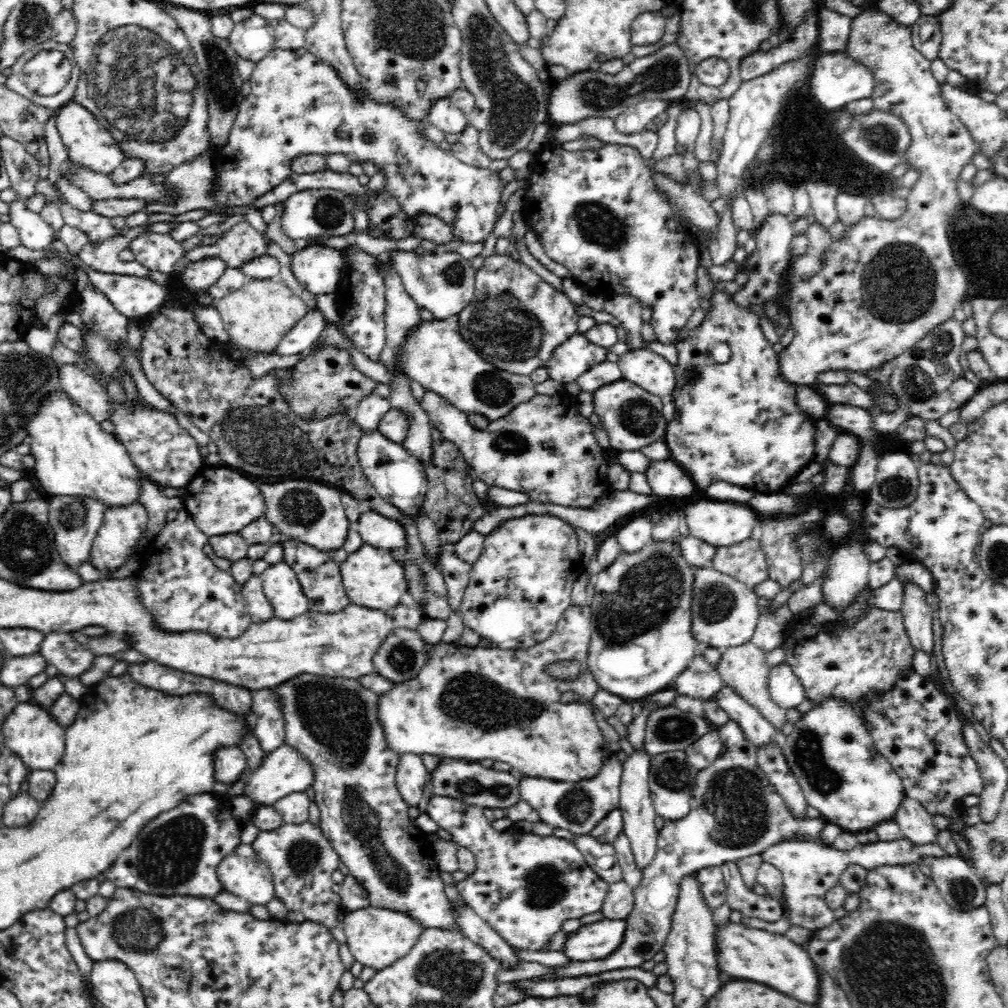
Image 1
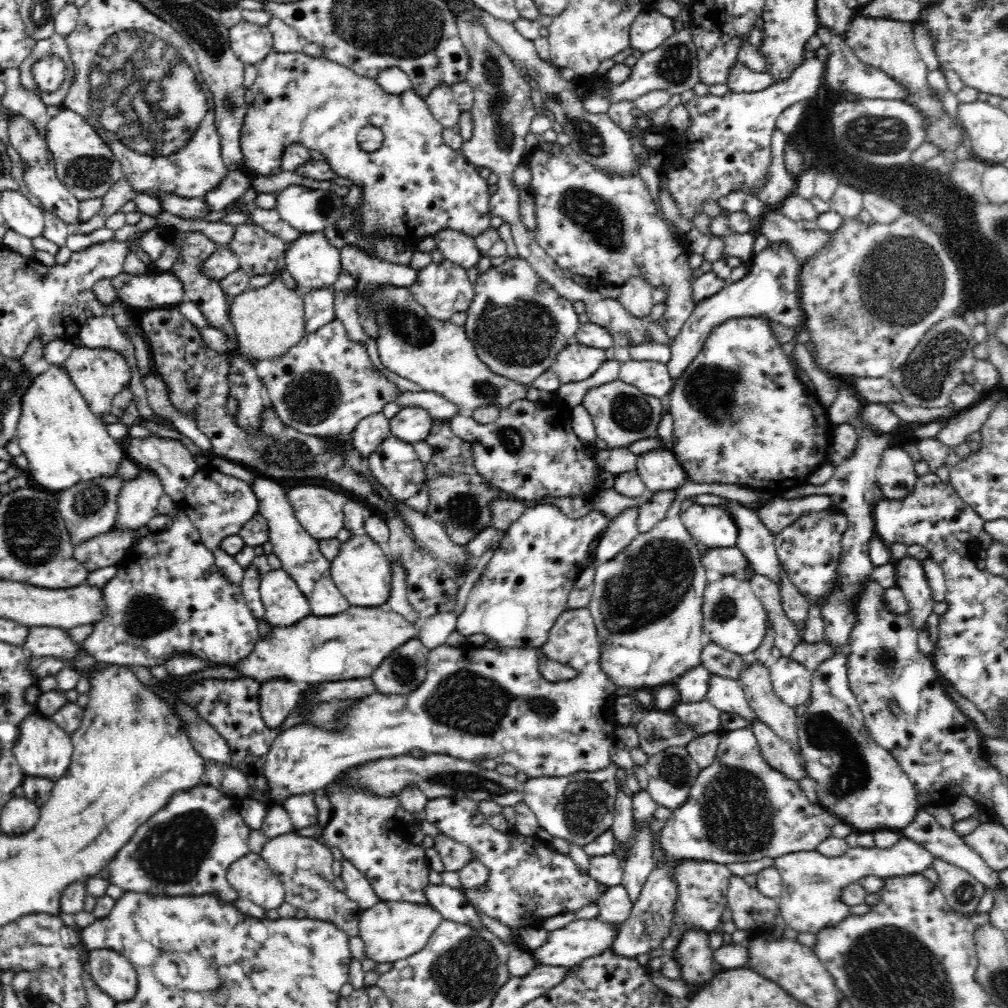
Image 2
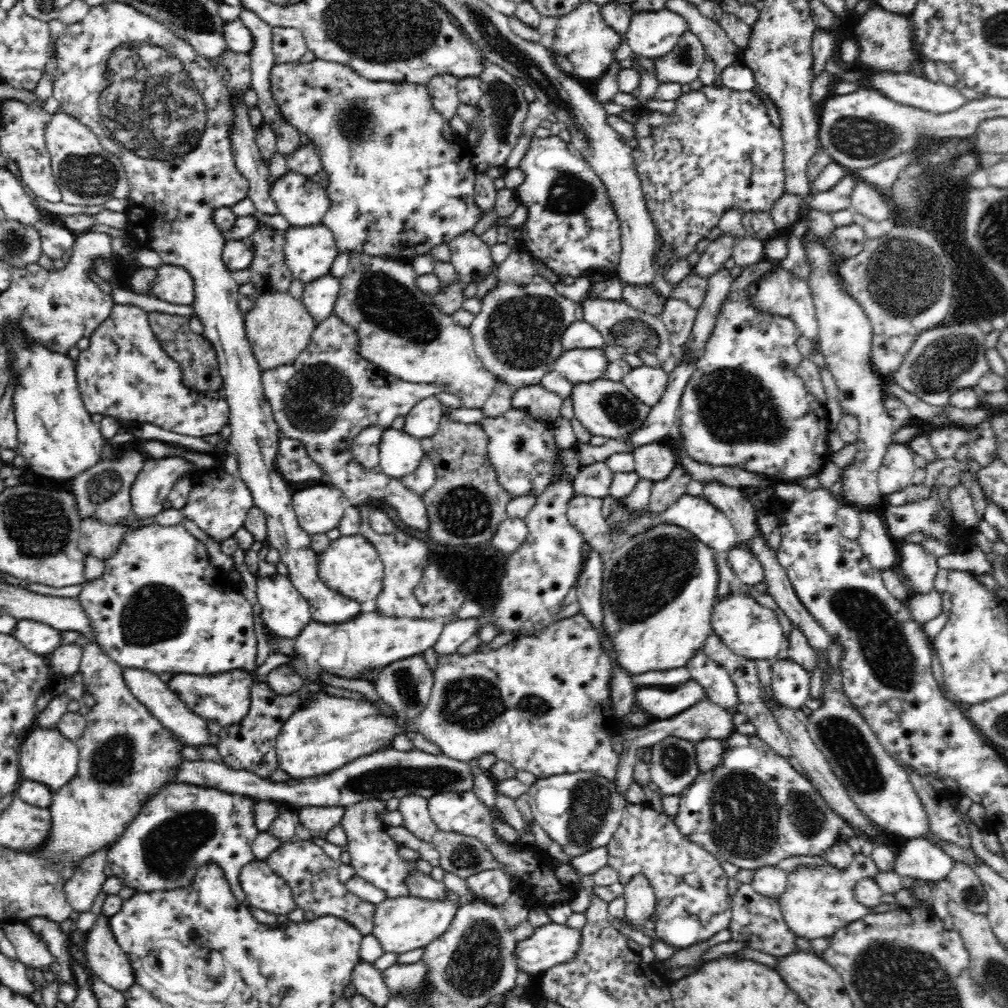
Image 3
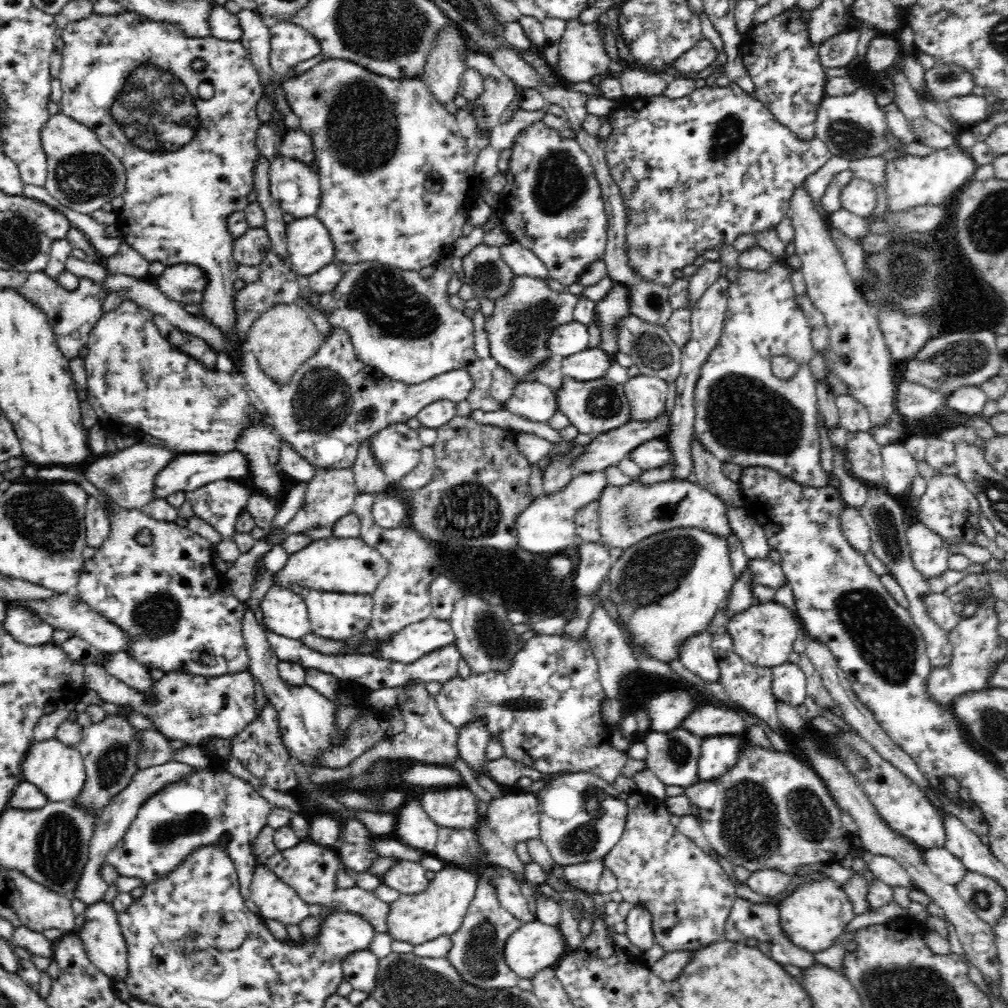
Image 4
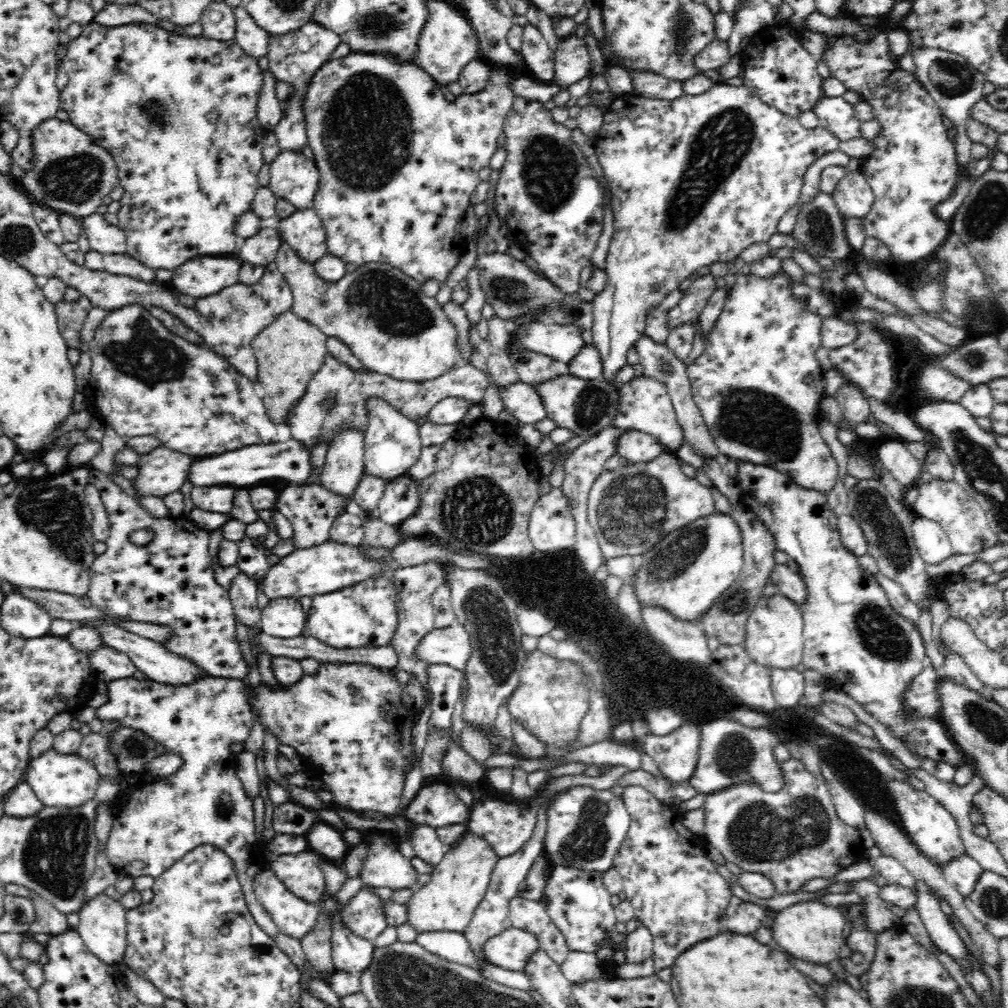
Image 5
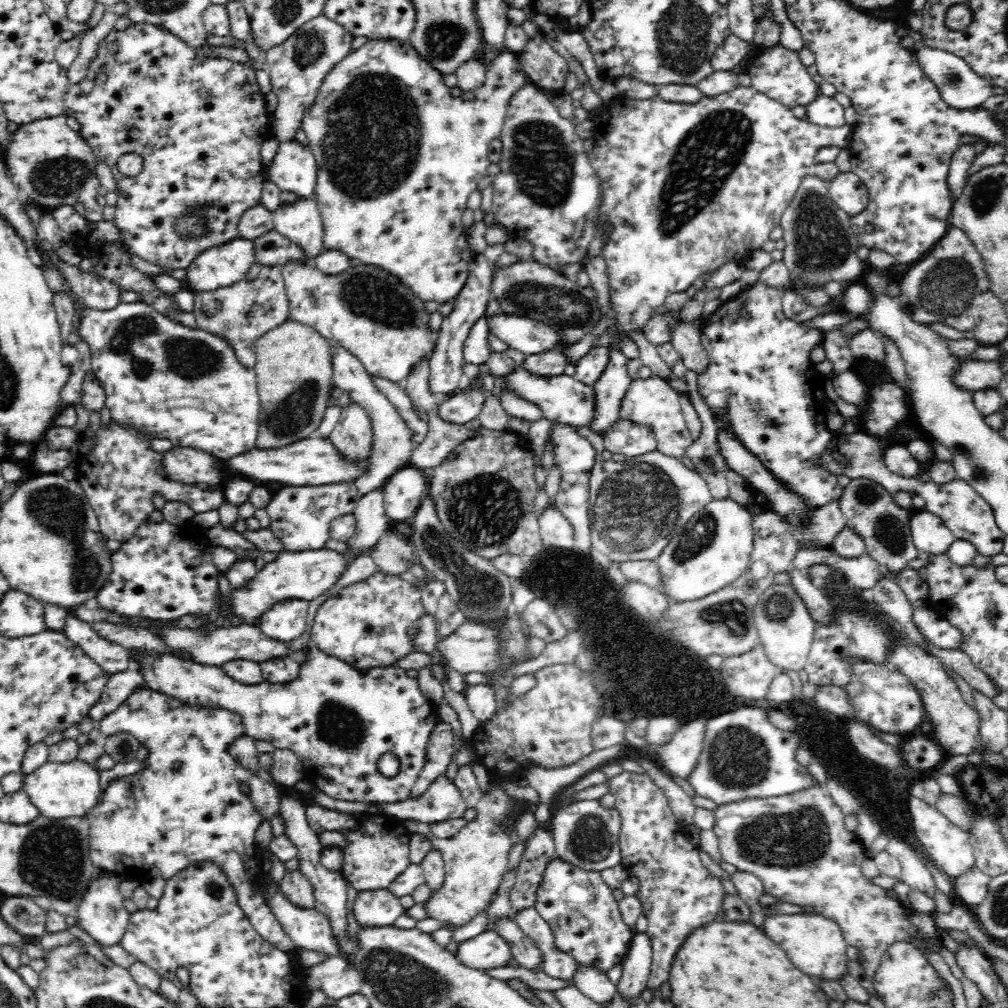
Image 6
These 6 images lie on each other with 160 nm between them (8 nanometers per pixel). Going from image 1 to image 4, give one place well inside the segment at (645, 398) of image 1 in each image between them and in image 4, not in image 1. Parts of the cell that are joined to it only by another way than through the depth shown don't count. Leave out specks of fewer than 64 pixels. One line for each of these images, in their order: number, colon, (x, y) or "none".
2: (621, 414)
3: (606, 408)
4: (597, 406)

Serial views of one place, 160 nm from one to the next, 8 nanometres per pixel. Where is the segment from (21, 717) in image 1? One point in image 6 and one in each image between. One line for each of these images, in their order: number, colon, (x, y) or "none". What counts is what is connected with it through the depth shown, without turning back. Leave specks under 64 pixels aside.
2: (43, 749)
3: (45, 756)
4: (58, 770)
5: (58, 780)
6: (58, 790)

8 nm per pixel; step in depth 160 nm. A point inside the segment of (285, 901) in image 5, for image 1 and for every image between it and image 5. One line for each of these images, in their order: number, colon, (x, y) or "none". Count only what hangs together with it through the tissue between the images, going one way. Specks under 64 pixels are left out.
1: (243, 874)
2: (251, 877)
3: (265, 890)
4: (275, 900)

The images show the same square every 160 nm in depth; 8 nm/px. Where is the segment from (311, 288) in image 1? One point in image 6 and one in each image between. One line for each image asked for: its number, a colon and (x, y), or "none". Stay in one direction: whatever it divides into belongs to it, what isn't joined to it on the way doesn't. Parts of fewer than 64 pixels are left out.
2: (313, 262)
3: (310, 250)
4: (310, 247)
5: (303, 230)
6: (300, 221)

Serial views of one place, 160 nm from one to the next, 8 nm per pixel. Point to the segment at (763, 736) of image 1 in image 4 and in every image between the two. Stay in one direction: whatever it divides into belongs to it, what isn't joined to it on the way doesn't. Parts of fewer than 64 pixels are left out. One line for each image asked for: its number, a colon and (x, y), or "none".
2: (725, 694)
3: (719, 687)
4: (696, 653)

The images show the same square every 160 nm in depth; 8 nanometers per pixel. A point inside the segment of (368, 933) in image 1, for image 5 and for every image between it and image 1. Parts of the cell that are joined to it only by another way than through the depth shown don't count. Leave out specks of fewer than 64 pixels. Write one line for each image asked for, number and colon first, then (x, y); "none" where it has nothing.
2: (392, 931)
3: (406, 923)
4: (416, 918)
5: (459, 883)

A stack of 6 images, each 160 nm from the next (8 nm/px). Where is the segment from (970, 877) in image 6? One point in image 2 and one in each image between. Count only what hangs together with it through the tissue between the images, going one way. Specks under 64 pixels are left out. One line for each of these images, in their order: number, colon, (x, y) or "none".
2: (813, 886)
3: (922, 860)
4: (949, 869)
5: (963, 874)

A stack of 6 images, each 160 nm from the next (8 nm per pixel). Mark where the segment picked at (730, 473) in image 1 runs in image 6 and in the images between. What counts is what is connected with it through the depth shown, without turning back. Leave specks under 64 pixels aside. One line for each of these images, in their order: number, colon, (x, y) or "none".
2: (741, 414)
3: (740, 408)
4: (744, 415)
5: (758, 385)
6: (761, 378)

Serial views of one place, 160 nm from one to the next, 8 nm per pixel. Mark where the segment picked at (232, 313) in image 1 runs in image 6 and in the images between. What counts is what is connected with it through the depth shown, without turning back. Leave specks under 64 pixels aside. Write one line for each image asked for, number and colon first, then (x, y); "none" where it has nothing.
2: (269, 321)
3: (279, 327)
4: (283, 338)
5: (290, 352)
6: (294, 368)

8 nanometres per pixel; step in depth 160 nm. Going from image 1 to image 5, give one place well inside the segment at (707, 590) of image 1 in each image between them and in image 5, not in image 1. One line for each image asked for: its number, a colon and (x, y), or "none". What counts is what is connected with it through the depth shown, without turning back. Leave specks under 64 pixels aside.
2: (734, 618)
3: (750, 630)
4: (763, 636)
5: (774, 638)

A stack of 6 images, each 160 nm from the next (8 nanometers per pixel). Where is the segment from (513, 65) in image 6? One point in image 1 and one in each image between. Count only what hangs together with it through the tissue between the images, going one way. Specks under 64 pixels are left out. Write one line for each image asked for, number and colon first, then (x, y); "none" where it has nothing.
1: (298, 105)
2: (415, 186)
3: (400, 182)
4: (397, 177)
5: (398, 163)

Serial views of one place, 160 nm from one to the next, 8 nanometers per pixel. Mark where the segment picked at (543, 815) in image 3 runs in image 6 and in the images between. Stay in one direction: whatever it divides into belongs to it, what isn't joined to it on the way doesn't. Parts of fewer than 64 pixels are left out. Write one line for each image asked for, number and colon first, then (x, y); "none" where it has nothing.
4: (573, 830)
5: (586, 827)
6: (586, 834)

